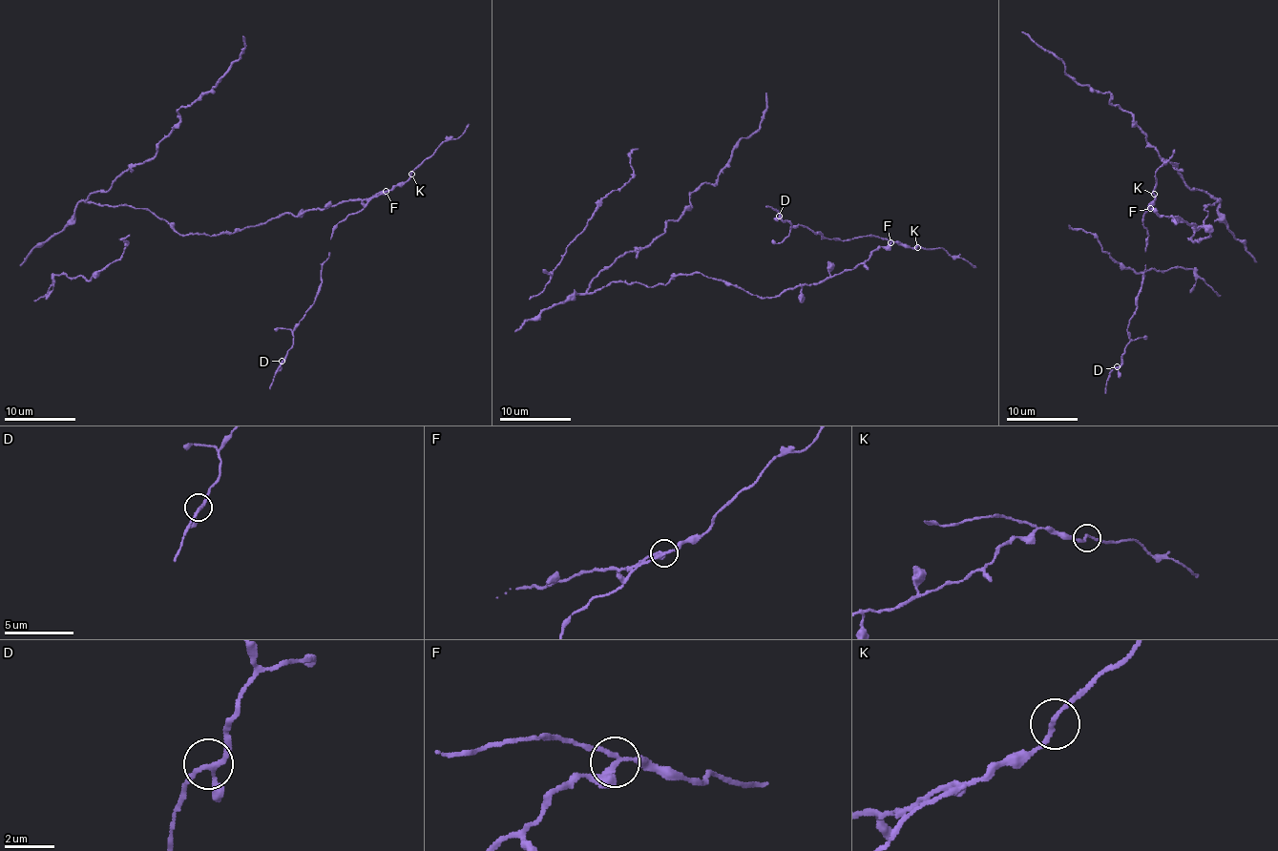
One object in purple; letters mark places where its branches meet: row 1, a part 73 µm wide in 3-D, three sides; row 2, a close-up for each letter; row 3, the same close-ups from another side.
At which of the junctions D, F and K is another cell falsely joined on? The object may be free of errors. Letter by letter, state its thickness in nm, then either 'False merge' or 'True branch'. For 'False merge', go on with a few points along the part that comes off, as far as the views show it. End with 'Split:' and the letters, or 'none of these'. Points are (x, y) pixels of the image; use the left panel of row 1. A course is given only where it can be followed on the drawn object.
D: Thickness 190 nm. True branch
F: Thickness 240 nm. False merge. Course of the part to remove: (386, 191), (217, 236), (179, 236), (150, 211), (88, 199), (156, 155), (177, 112), (239, 58), (242, 35)
K: Thickness 160 nm. True branch
Split: F

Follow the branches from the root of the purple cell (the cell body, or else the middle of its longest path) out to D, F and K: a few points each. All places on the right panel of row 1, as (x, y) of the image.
D: (1191, 239), (1209, 231), (1153, 209), (1144, 213), (1145, 267), (1127, 327), (1130, 342), (1117, 366)
F: (1191, 239), (1198, 242), (1209, 231), (1204, 226), (1197, 230), (1179, 217), (1162, 217), (1149, 208)
K: (1191, 239), (1198, 242), (1209, 231), (1204, 226), (1197, 230), (1179, 217), (1162, 217), (1149, 207), (1153, 194)

